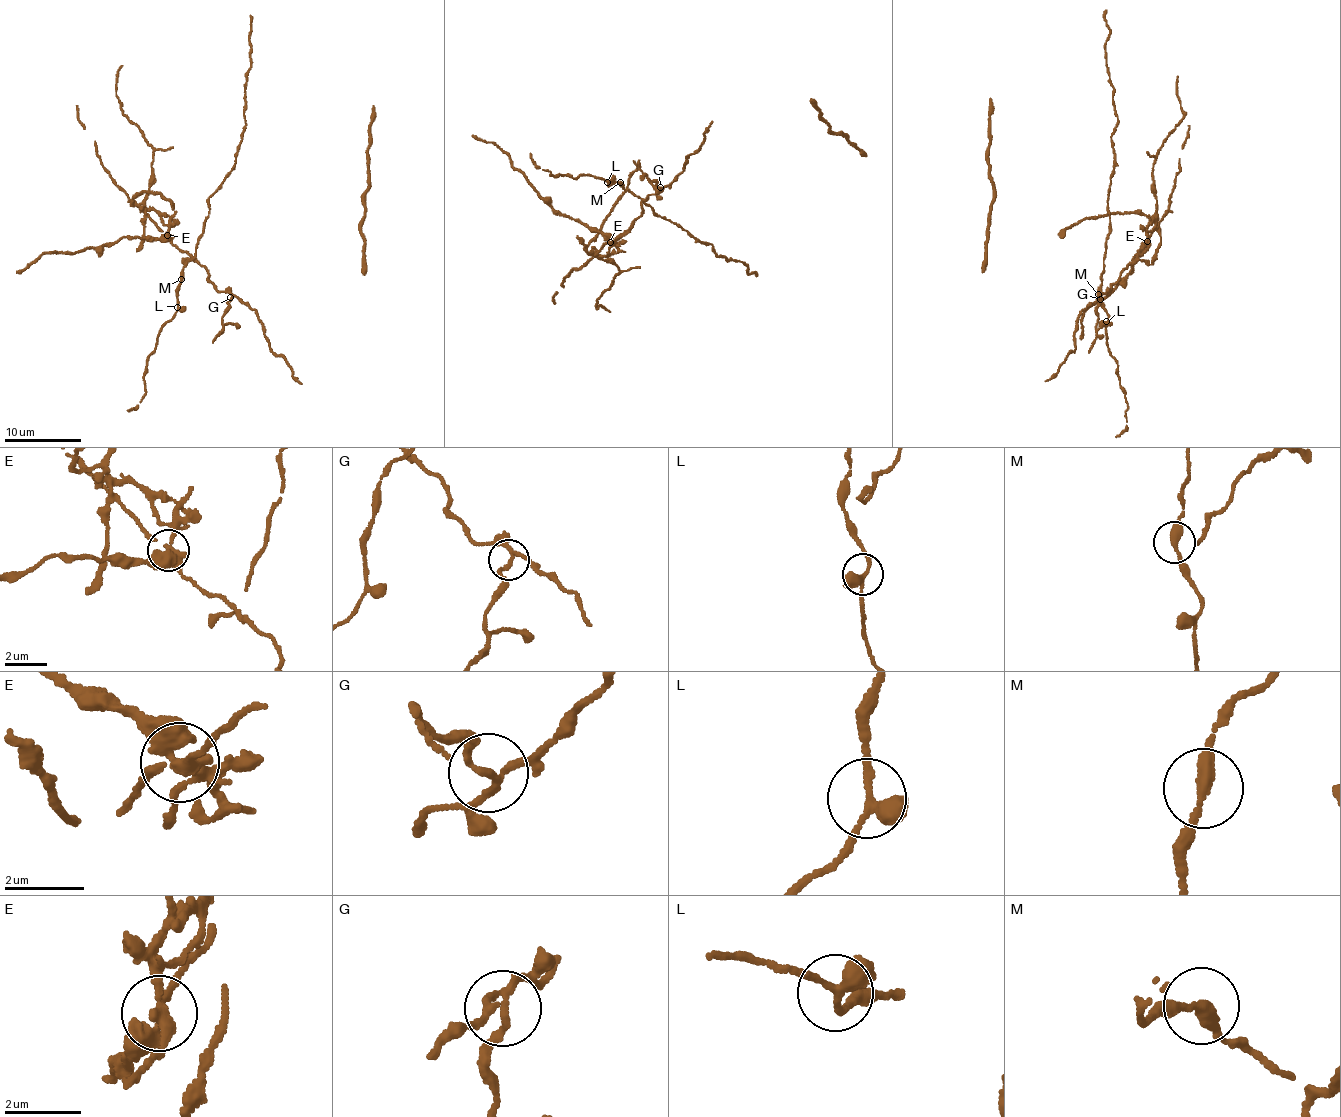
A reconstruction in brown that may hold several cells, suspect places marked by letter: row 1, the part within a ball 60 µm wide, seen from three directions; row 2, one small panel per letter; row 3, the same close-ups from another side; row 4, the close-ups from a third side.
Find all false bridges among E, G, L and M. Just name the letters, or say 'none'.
E, G

